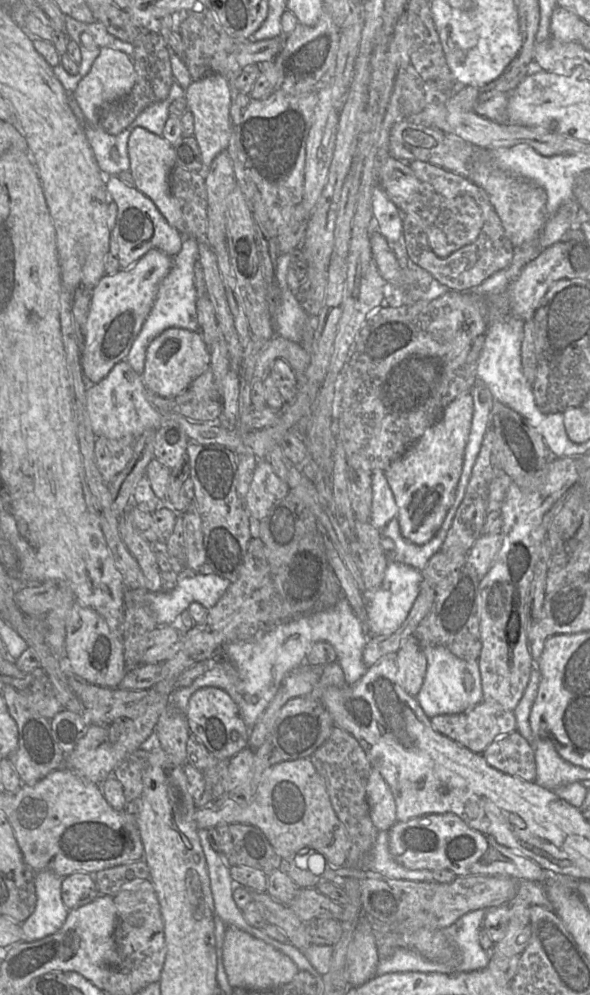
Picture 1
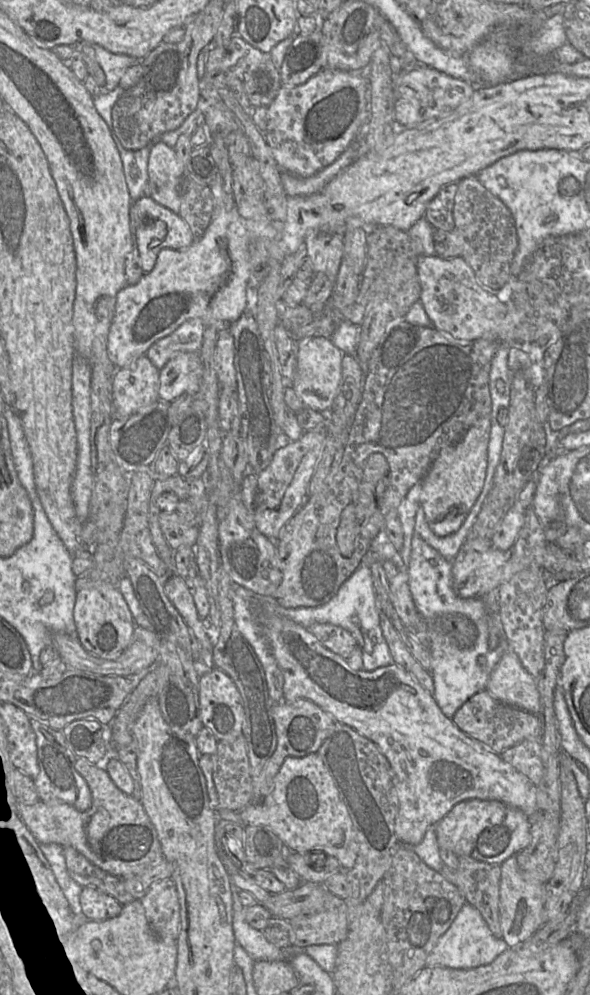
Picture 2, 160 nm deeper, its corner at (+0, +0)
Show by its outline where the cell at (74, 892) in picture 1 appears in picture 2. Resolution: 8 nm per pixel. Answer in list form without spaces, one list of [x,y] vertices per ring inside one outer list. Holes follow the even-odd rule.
[[[85,886],[80,895],[81,912],[91,920],[104,921],[117,917],[122,909],[115,897],[96,886]]]

